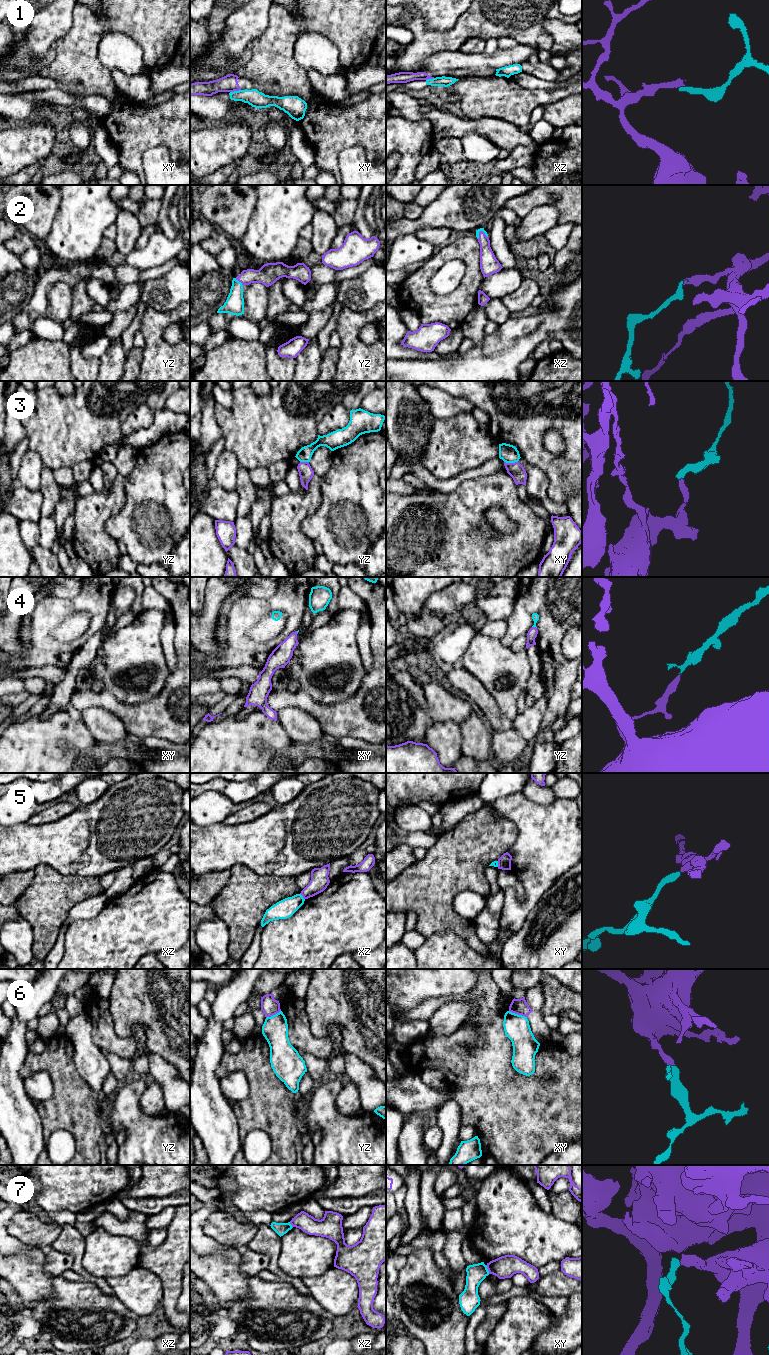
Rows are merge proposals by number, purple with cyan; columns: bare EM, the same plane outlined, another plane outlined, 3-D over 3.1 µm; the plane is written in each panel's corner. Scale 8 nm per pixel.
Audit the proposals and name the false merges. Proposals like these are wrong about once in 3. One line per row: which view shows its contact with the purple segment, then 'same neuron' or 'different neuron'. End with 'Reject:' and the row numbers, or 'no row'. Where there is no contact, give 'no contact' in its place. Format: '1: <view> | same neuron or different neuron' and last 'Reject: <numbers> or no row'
1: xy | different neuron
2: yz | same neuron
3: xy | different neuron
4: yz | same neuron
5: xz | different neuron
6: xy | different neuron
7: xy | different neuron
Reject: 1, 3, 5, 6, 7

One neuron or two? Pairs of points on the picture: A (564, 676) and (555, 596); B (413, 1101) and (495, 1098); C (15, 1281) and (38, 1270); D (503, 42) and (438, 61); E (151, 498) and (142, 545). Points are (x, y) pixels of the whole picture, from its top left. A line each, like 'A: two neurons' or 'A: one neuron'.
A: one neuron
B: two neurons
C: one neuron
D: two neurons
E: one neuron

